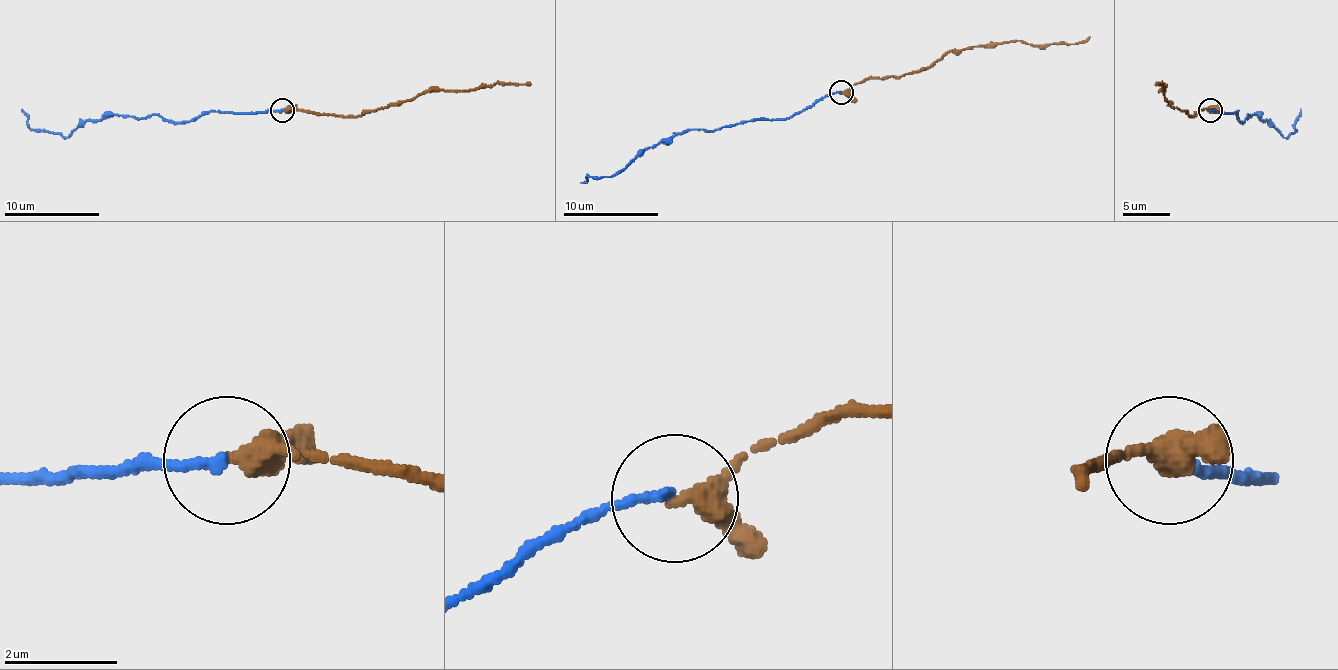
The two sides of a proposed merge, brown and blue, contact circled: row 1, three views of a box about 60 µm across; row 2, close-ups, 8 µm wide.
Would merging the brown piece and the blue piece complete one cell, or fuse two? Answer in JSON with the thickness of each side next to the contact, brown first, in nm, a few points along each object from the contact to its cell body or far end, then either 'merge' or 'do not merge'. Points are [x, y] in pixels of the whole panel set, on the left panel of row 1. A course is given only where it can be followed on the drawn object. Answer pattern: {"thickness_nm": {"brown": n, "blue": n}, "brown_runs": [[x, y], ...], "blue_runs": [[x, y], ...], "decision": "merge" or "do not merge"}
{"thickness_nm": {"brown": 320, "blue": 180}, "brown_runs": [[281, 110], [359, 117], [414, 100], [428, 91], [466, 91], [530, 83]], "blue_runs": [[281, 110], [201, 112], [182, 121], [104, 114], [85, 119], [66, 138], [33, 131], [21, 110]], "decision": "merge"}

